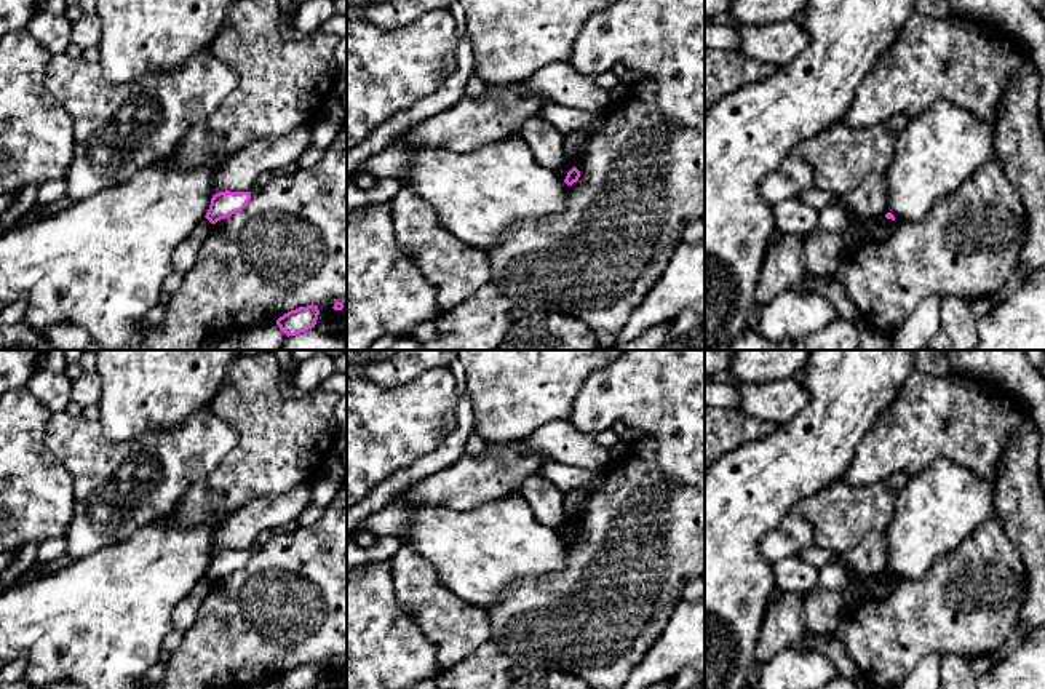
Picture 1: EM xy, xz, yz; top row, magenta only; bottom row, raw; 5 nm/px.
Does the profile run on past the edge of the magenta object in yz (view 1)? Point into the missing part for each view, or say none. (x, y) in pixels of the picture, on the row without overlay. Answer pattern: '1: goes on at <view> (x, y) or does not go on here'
1: does not go on here

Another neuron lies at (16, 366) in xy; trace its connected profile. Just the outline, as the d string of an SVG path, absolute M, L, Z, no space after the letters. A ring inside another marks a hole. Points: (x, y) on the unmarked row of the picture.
M0 350L0 398L14 388L26 387L43 350Z

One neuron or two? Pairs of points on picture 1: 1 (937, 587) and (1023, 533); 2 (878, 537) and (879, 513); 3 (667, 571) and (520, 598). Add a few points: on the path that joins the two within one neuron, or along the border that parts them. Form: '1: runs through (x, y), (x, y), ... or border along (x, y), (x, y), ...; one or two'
1: border along (994, 517), (1015, 547), (1026, 573); two
2: border along (884, 529), (868, 533), (846, 552); two
3: runs through (630, 576), (607, 598), (556, 598); one

